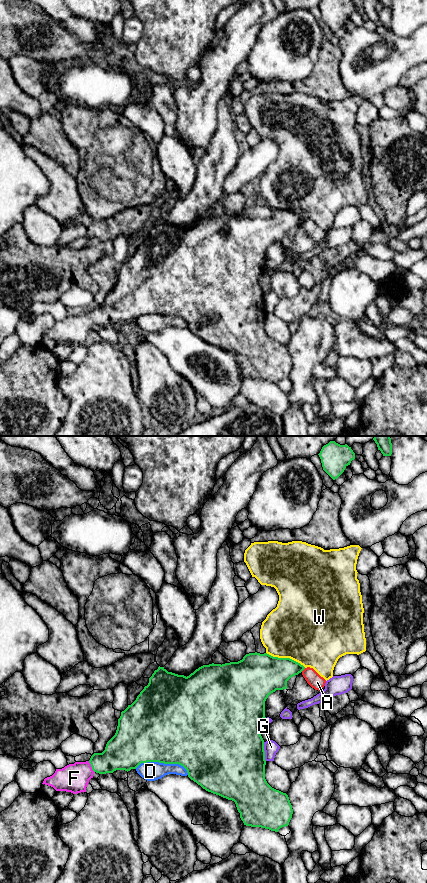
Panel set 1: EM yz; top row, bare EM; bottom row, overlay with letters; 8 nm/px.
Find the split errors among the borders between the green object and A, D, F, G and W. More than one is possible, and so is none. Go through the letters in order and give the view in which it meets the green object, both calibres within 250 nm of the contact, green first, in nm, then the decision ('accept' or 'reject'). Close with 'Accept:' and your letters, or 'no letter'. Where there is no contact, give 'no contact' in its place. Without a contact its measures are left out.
A: meets green in yz; 260 nm thick on the green side, 120 nm on the other; reject
D: meets green in yz; 500 nm thick on the green side, 160 nm on the other; reject
F: meets green in yz; 260 nm thick on the green side, 240 nm on the other; accept
G: meets green in yz; 500 nm thick on the green side, 110 nm on the other; reject
W: meets green in yz; 340 nm thick on the green side, 480 nm on the other; reject
Accept: F

